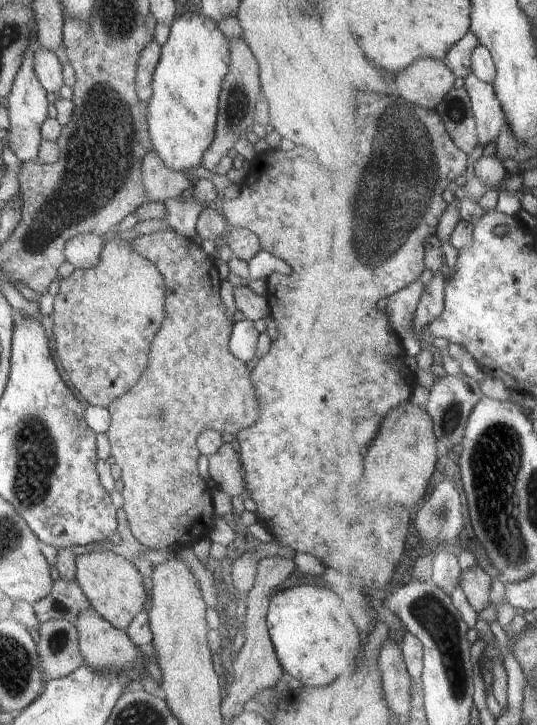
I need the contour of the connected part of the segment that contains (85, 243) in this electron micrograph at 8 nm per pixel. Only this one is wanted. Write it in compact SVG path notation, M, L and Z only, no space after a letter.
M78 234L70 238L65 244L64 254L66 261L75 269L92 269L101 257L105 241L98 234Z

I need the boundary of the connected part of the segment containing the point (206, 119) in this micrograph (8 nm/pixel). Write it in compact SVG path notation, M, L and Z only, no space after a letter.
M186 12L174 19L152 79L152 98L148 100L148 130L152 150L162 158L168 170L188 170L202 165L204 152L215 137L220 84L230 68L229 38L218 30L218 24L199 12Z

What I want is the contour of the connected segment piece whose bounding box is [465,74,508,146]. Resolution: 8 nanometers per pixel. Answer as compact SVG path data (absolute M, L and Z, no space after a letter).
M474 74L465 78L465 87L472 97L480 146L490 146L500 138L504 124L508 123L505 106L498 98L496 85L484 82Z

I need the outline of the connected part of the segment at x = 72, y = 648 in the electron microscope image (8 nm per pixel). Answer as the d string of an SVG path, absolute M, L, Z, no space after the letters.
M49 620L40 624L37 631L37 651L46 680L64 678L83 665L79 636L73 622Z

